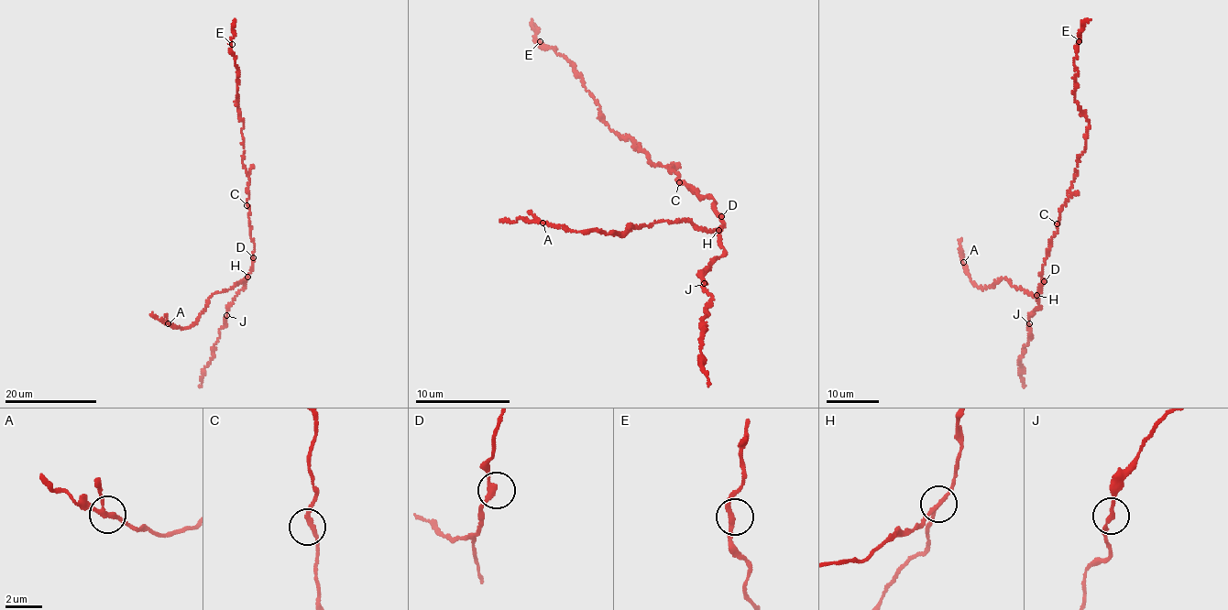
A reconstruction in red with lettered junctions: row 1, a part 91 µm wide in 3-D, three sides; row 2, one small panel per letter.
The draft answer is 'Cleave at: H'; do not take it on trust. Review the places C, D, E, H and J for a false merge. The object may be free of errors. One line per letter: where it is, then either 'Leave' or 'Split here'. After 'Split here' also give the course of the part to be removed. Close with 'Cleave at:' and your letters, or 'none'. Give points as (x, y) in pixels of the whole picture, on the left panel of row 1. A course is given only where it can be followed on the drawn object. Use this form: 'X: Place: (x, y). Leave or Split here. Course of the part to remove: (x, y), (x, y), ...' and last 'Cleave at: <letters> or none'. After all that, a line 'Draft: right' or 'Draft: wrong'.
C: Place: (246, 205). Leave
D: Place: (253, 257). Leave
E: Place: (232, 44). Leave
H: Place: (247, 277). Split here. Course of the part to remove: (247, 276), (230, 288), (213, 294), (190, 326), (173, 327), (152, 313)
J: Place: (226, 315). Leave
Cleave at: H
Draft: right

